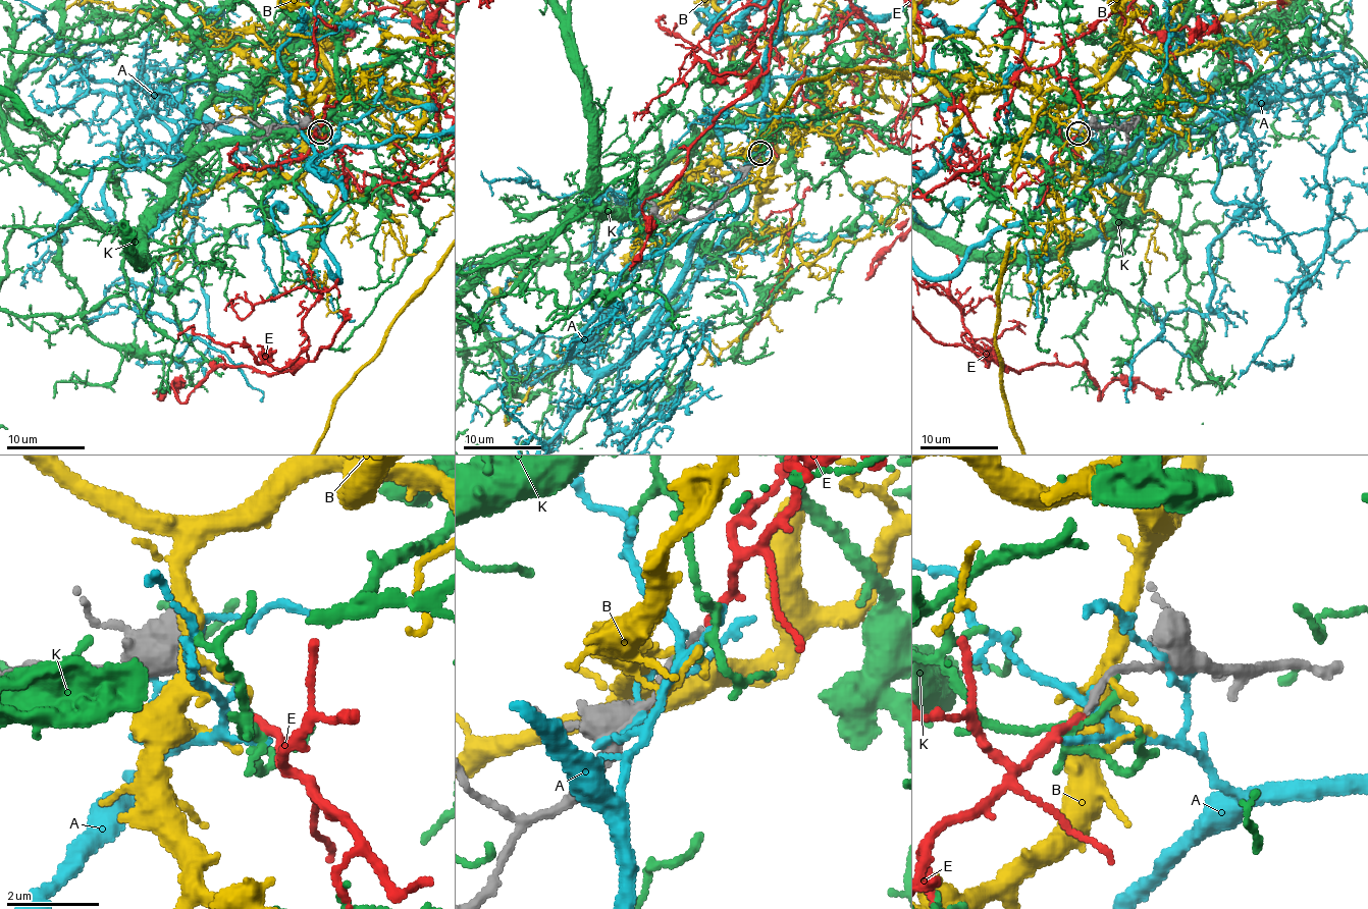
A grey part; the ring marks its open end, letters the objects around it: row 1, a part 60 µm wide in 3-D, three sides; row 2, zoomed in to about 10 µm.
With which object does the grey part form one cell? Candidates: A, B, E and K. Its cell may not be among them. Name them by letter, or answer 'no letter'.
E

